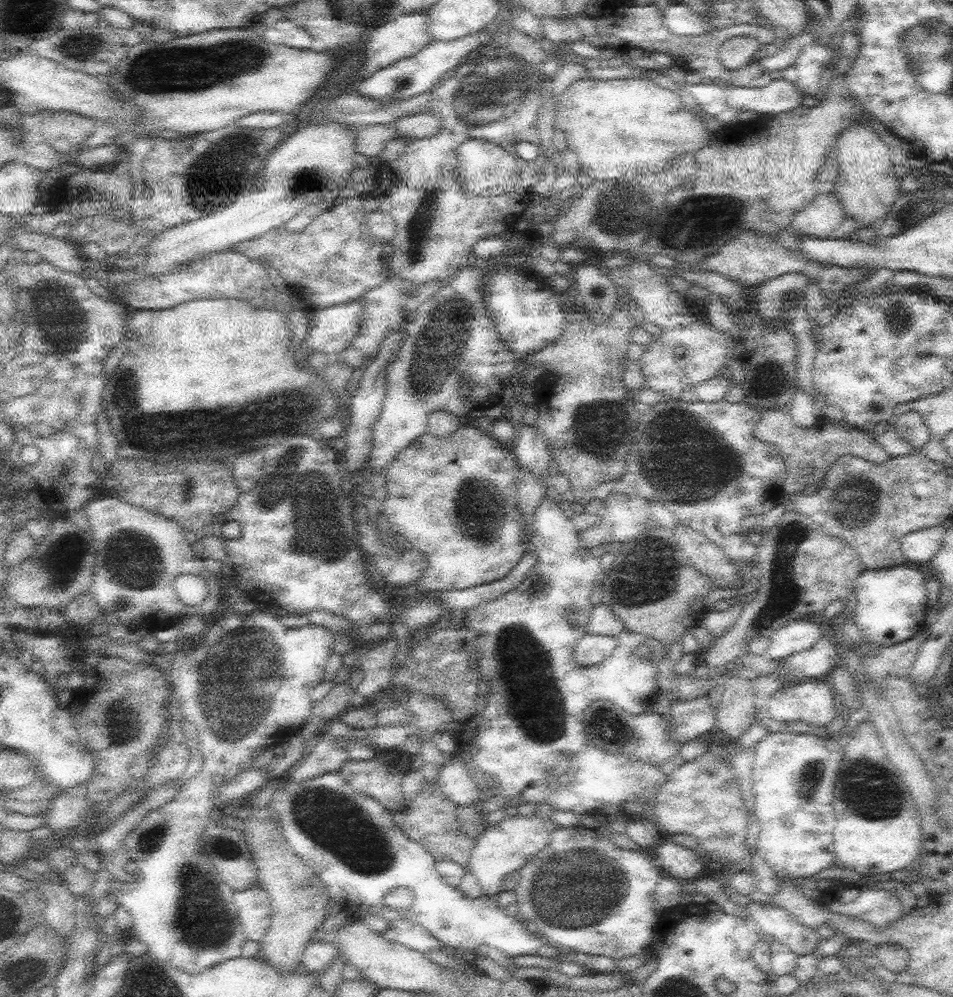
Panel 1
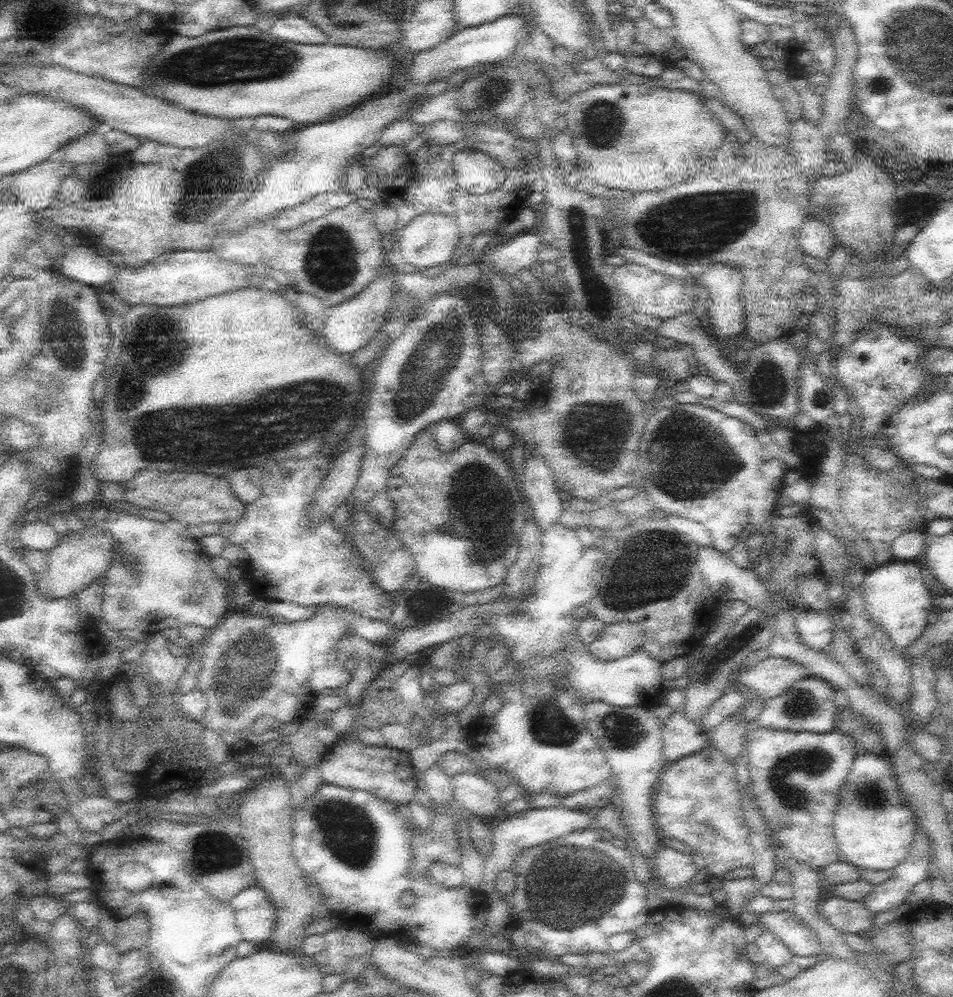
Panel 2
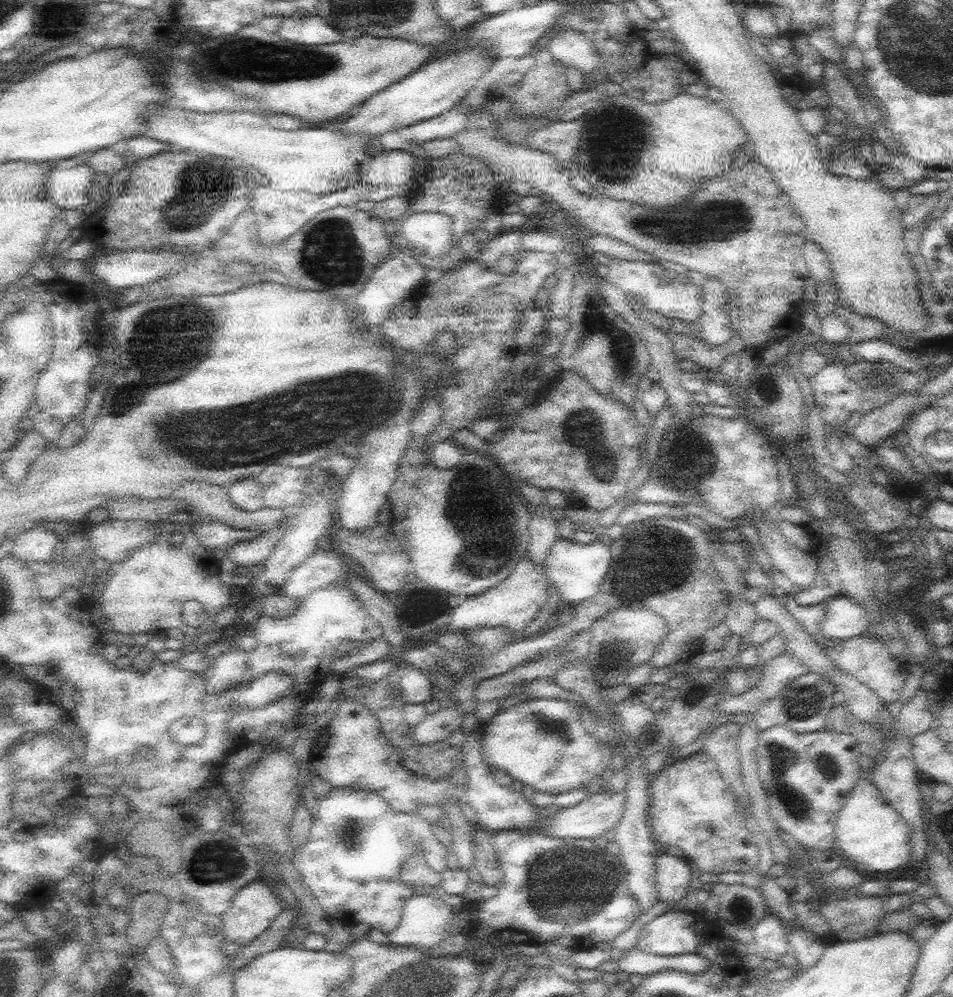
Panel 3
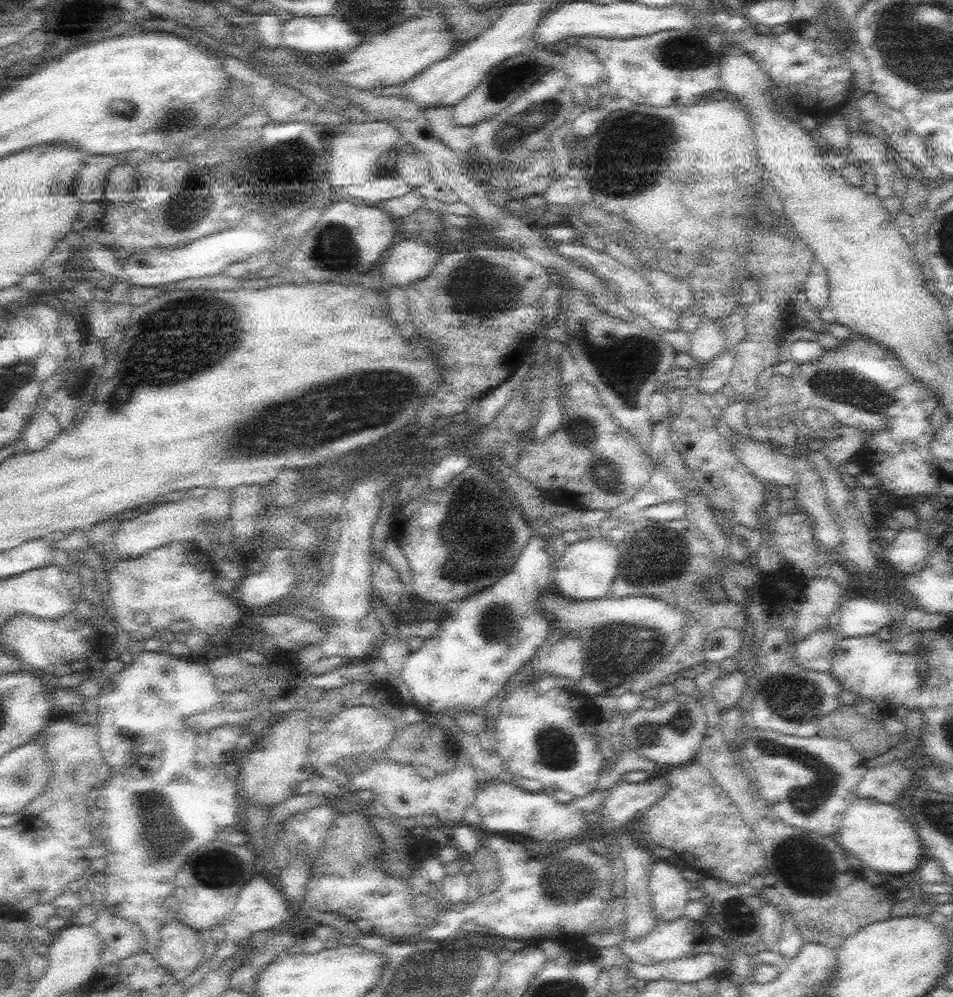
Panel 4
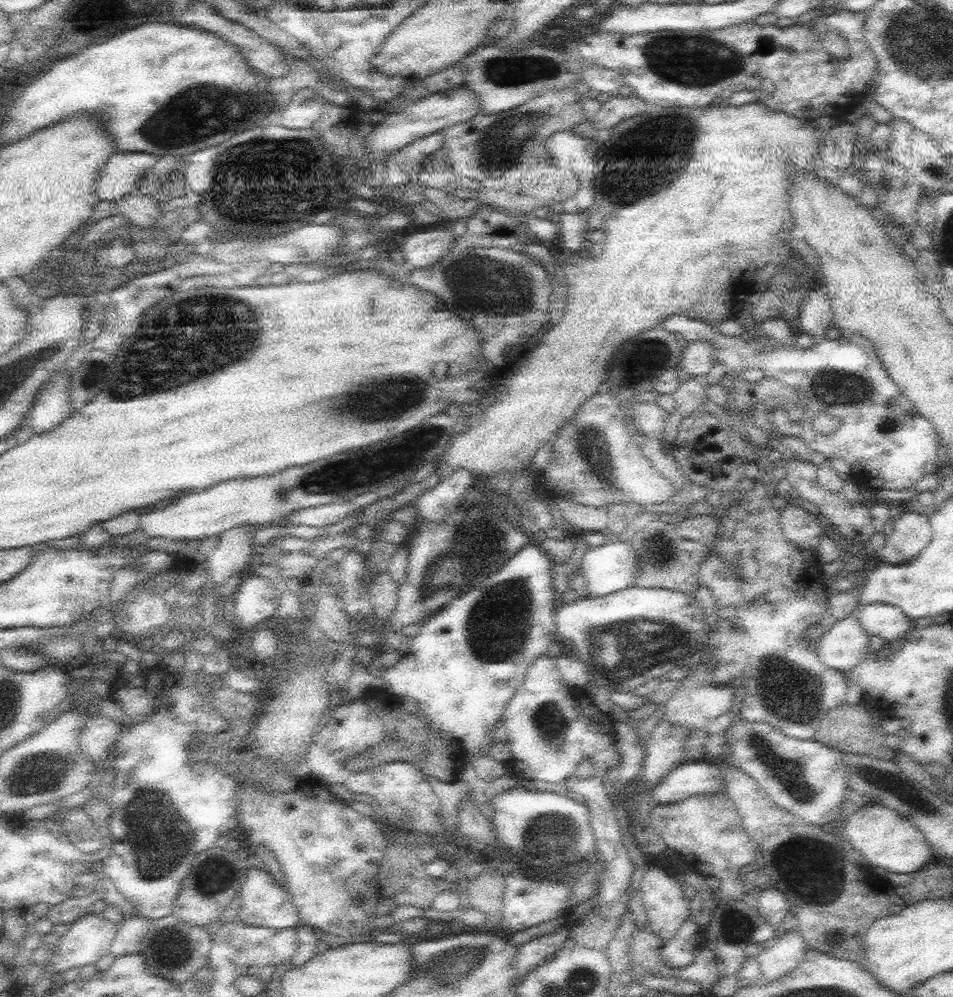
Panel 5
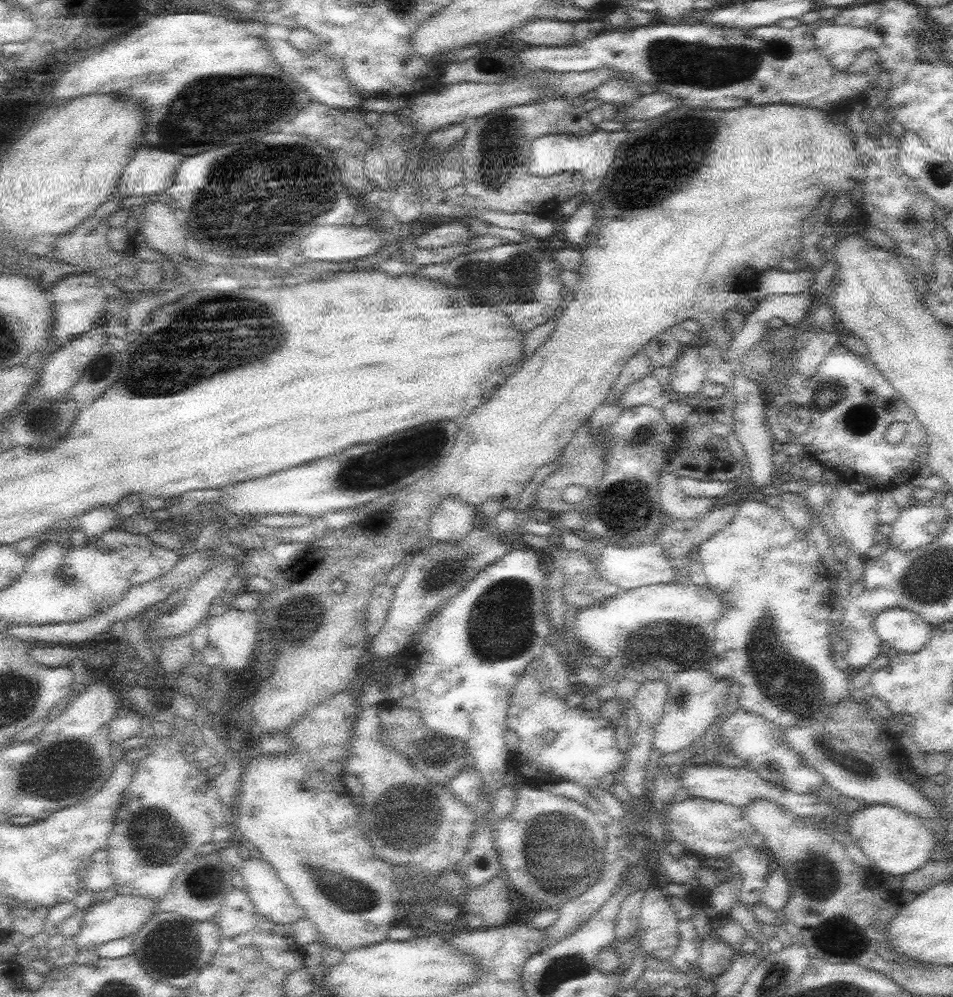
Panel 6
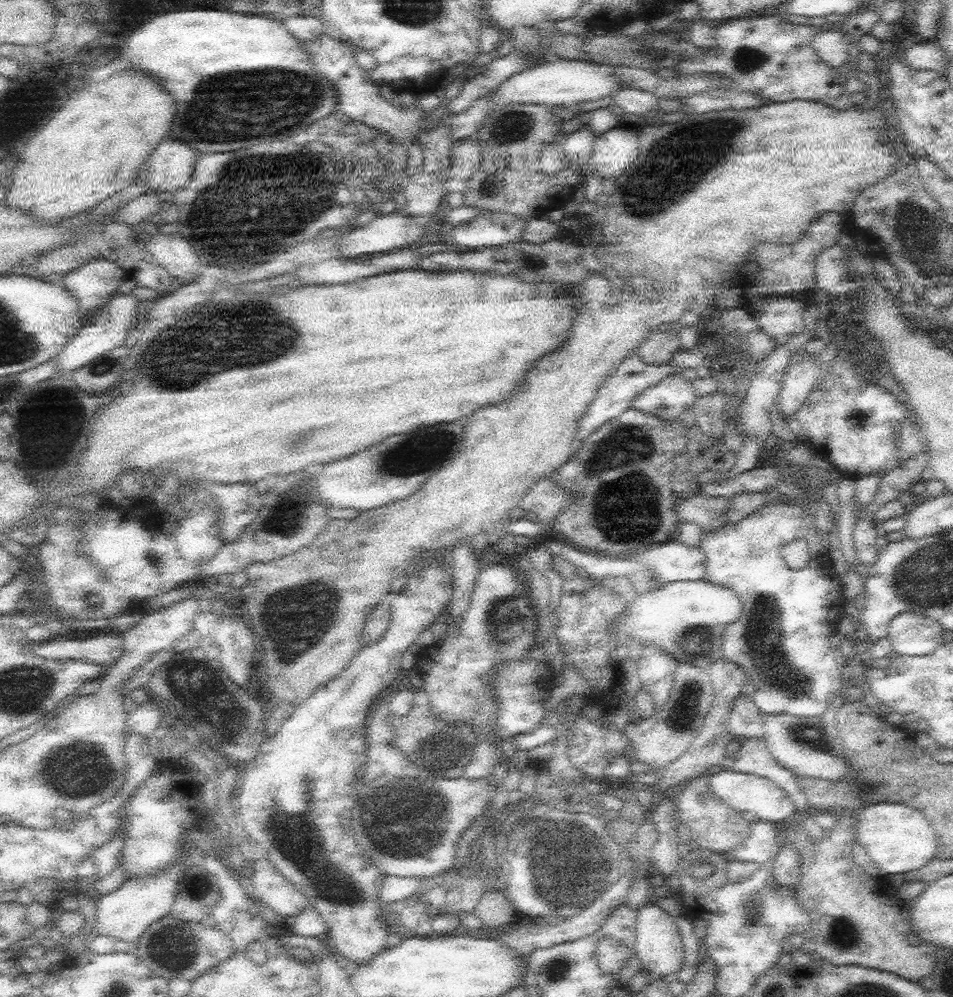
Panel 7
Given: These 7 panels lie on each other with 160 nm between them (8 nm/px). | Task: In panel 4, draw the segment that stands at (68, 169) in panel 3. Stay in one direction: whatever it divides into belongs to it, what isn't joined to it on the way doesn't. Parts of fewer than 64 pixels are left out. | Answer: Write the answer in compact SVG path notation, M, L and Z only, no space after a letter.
M89 155L75 180L74 194L84 202L101 203L108 173L125 162L129 160L123 155Z

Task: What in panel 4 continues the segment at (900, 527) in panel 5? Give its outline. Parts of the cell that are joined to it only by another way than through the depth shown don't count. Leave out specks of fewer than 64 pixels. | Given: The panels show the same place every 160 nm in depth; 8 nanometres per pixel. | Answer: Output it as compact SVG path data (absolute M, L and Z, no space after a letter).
M919 527L902 528L891 543L877 548L885 564L906 575L918 574L928 564L928 538Z

